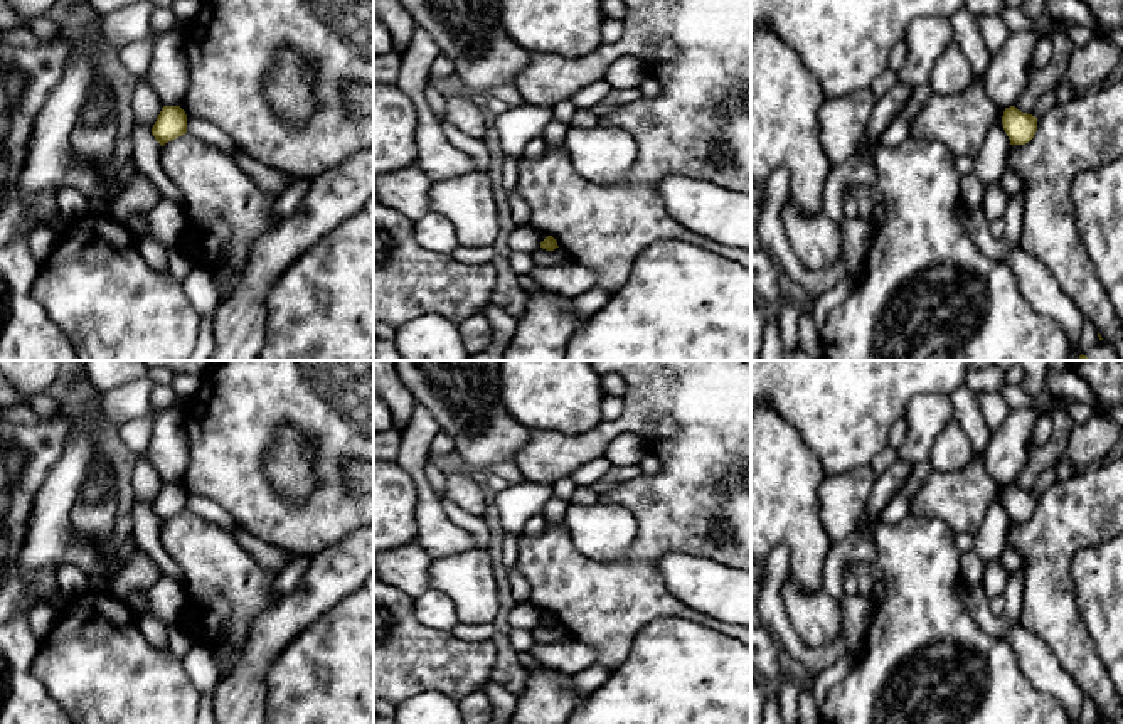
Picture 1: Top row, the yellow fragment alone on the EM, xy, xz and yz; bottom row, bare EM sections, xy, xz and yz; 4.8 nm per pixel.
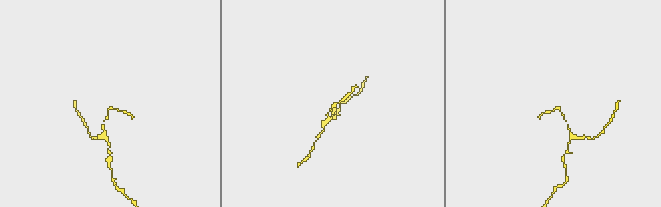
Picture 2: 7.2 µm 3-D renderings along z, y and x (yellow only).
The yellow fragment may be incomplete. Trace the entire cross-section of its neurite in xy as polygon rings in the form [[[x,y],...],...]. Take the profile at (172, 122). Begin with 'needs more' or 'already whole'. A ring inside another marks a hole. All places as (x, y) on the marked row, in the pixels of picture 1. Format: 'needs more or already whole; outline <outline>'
already whole; outline [[[163,106],[152,135],[163,146],[165,143],[187,133],[187,114],[180,106]]]

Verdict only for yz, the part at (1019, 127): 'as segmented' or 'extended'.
as segmented

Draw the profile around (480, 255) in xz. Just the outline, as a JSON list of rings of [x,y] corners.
[[[458,246],[453,253],[453,258],[456,258],[458,261],[465,263],[465,264],[487,264],[487,263],[493,263],[495,258],[495,248],[493,246]]]

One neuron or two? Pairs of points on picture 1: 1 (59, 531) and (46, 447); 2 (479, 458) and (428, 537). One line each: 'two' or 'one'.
1: two
2: two

